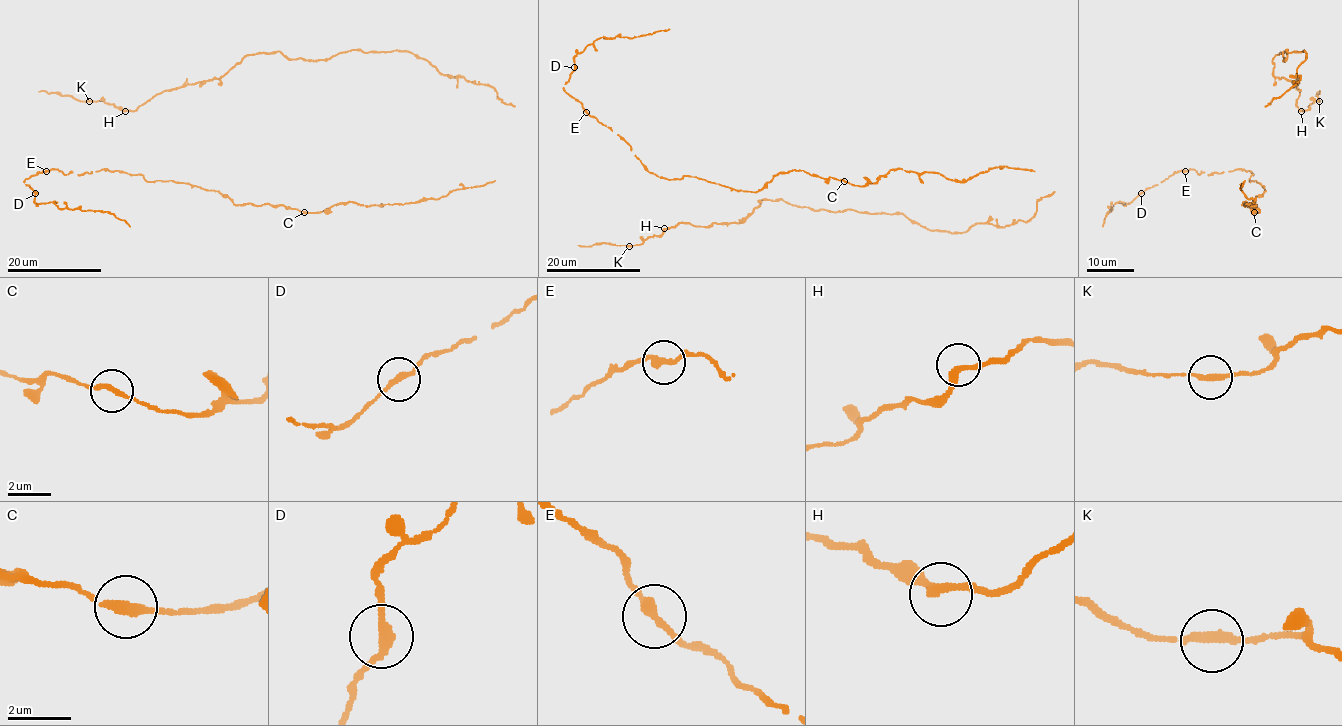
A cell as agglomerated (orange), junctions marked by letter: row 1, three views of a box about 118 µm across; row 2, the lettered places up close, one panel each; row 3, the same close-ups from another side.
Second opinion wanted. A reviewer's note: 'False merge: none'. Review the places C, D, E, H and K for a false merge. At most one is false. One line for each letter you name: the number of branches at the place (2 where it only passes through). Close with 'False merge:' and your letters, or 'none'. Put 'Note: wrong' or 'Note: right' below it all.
False merge: none
Note: right

